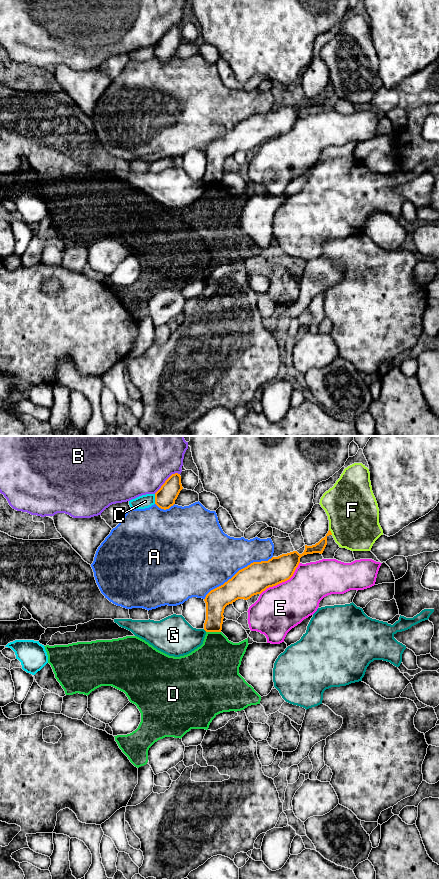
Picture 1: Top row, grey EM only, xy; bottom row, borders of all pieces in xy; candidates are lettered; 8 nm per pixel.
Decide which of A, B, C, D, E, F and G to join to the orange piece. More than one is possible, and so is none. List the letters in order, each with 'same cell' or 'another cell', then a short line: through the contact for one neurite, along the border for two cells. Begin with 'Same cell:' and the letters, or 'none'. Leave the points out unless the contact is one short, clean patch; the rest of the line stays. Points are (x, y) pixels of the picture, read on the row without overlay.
Same cell: none
A: another cell
B: another cell
C: another cell
D: another cell
E: another cell
F: another cell
G: another cell; line xy (203, 181), (206, 183)

